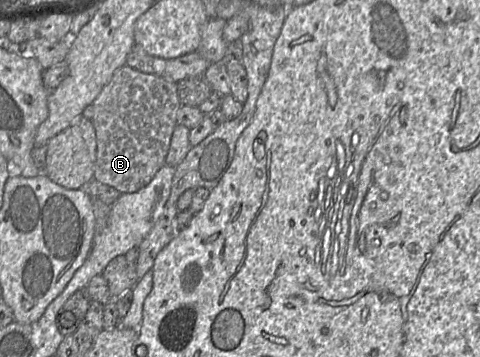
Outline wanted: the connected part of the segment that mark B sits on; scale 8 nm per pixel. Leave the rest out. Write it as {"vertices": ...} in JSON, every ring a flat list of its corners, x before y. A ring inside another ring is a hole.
{"vertices":[[124,65,114,72,91,105,97,141,93,177,120,193,138,191,166,164,181,107,177,83]]}

